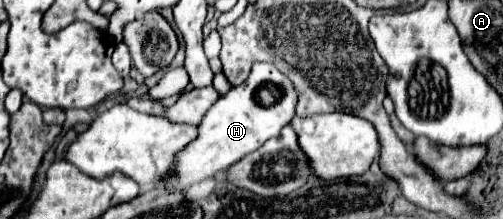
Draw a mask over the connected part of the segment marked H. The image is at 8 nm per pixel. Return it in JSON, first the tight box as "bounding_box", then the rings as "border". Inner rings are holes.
{"bounding_box":[164,63,298,189],"border":[[[254,63],[248,79],[242,85],[232,87],[226,95],[222,95],[204,115],[198,139],[194,139],[184,151],[178,153],[176,175],[168,177],[164,185],[168,189],[188,189],[192,183],[218,177],[230,165],[234,165],[248,153],[262,147],[268,139],[278,135],[282,127],[290,125],[290,121],[296,115],[296,103],[298,103],[298,93],[294,89],[294,83],[286,75],[282,75],[270,63]],[[266,83],[274,83],[280,89],[280,99],[270,105],[262,105],[256,101],[256,93]]]}

